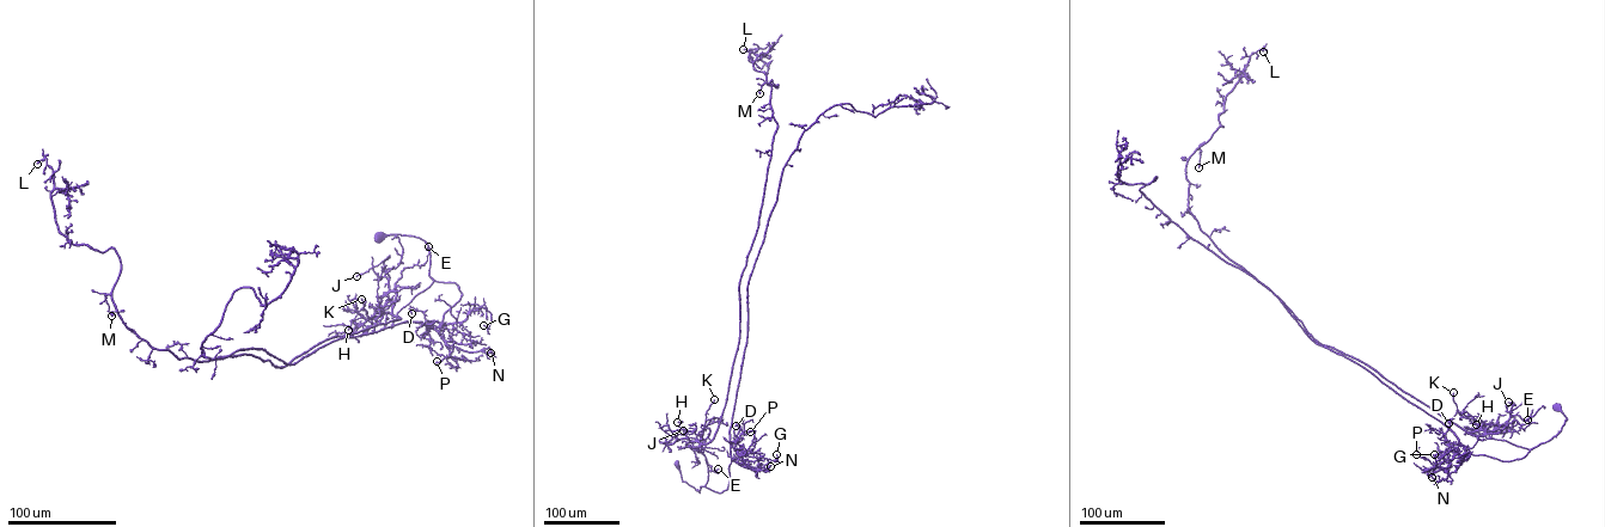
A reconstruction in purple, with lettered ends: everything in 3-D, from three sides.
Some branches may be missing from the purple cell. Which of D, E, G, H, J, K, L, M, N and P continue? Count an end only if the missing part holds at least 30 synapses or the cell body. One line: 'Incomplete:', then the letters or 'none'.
Incomplete: none

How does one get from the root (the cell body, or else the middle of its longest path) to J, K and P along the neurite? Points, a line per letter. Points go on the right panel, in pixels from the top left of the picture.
J: (1557, 406), (1567, 418), (1561, 430), (1529, 449), (1486, 437), (1506, 423), (1515, 405), (1508, 402)
K: (1557, 406), (1567, 418), (1561, 430), (1529, 449), (1486, 437), (1472, 418), (1459, 415), (1453, 392)
P: (1557, 406), (1567, 418), (1560, 431), (1521, 458), (1474, 455), (1459, 445), (1441, 469), (1416, 454)

